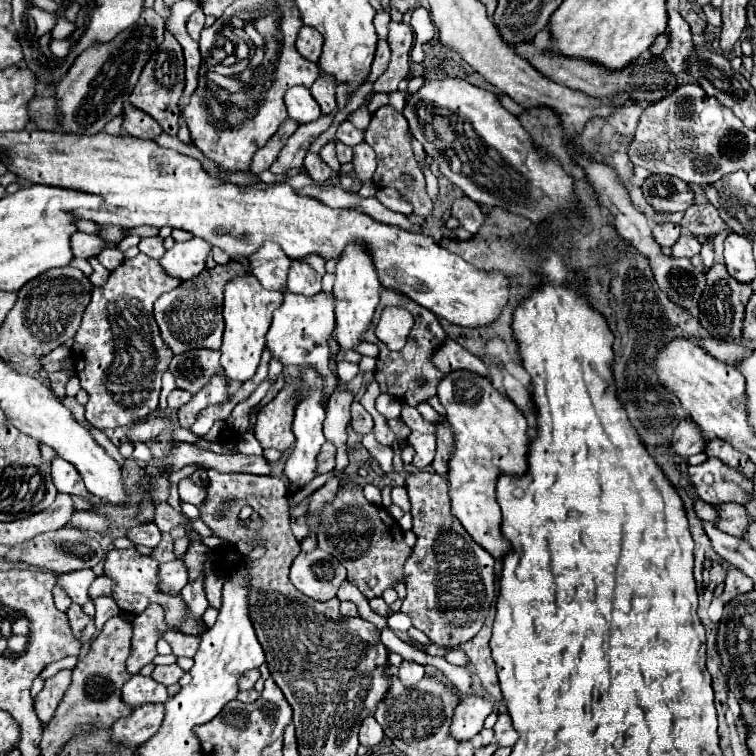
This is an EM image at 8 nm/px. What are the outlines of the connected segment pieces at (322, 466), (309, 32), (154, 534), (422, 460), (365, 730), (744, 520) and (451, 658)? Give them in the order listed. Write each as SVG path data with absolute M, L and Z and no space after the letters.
M324 442L322 450L318 454L318 472L328 474L328 472L334 470L334 466L336 466L336 450L334 450L332 444Z
M304 26L298 34L298 40L296 40L296 48L298 52L310 60L310 62L318 62L320 58L320 52L322 52L322 34L310 26Z
M148 522L148 524L140 524L140 526L134 526L126 532L126 538L132 540L136 546L150 546L150 548L156 548L158 542L160 542L160 530L156 528L154 522Z
M412 432L408 442L414 446L416 450L416 468L422 470L426 466L432 464L434 454L436 454L436 434L420 434L420 432Z
M368 716L360 726L360 744L366 748L374 748L376 744L382 742L382 738L384 738L384 732L380 724L376 724L374 716Z
M718 504L718 524L716 524L718 530L740 538L744 536L748 524L750 518L742 504Z
M461 649L451 650L445 654L444 658L447 662L456 666L466 666L469 665L469 660L465 655L464 651Z

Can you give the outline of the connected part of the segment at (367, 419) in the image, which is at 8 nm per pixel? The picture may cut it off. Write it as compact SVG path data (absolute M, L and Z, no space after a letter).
M354 402L352 404L352 420L350 420L350 426L354 428L354 432L360 432L360 436L372 432L372 416L362 408L360 402Z

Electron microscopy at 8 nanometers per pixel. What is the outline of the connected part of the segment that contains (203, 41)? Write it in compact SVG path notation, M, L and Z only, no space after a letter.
M218 20L212 28L206 28L202 32L202 38L200 38L200 52L202 52L202 58L210 58L210 52L214 50L214 40L218 38L218 32L222 30L222 20Z

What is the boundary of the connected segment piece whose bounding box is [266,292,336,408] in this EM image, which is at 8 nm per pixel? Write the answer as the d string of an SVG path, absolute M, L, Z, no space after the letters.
M318 292L314 296L300 296L300 294L284 294L282 306L274 312L272 326L266 334L268 348L274 358L278 358L284 366L306 366L310 364L312 368L318 368L322 376L326 378L326 402L324 408L328 406L328 400L336 388L336 380L332 372L328 370L328 358L330 358L330 346L328 340L334 332L334 294L332 292Z

